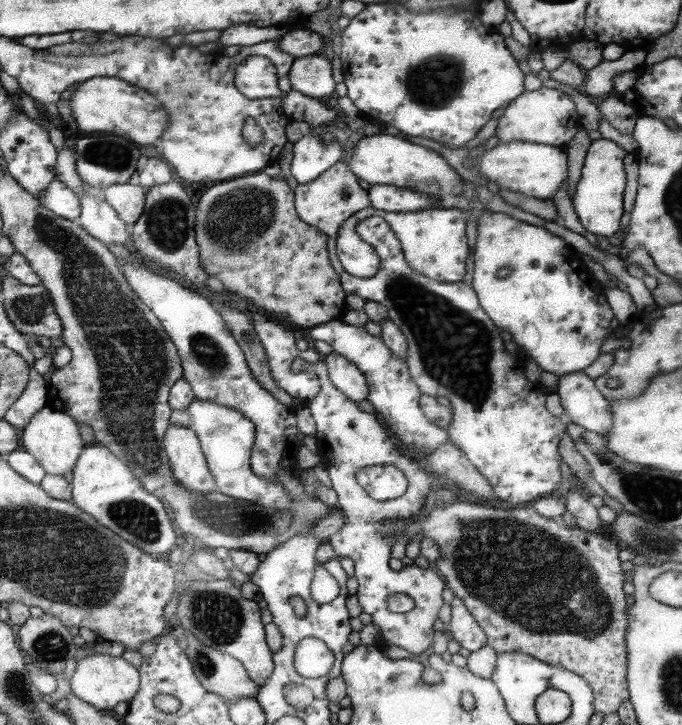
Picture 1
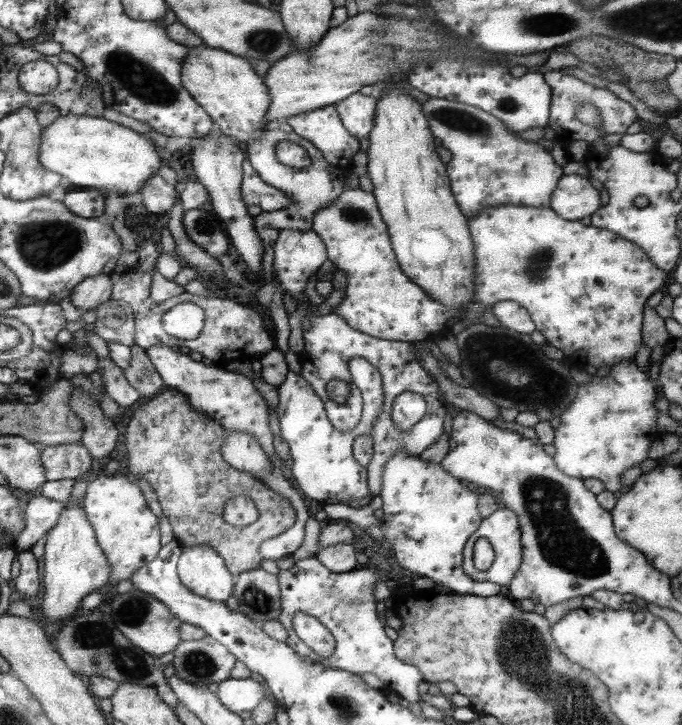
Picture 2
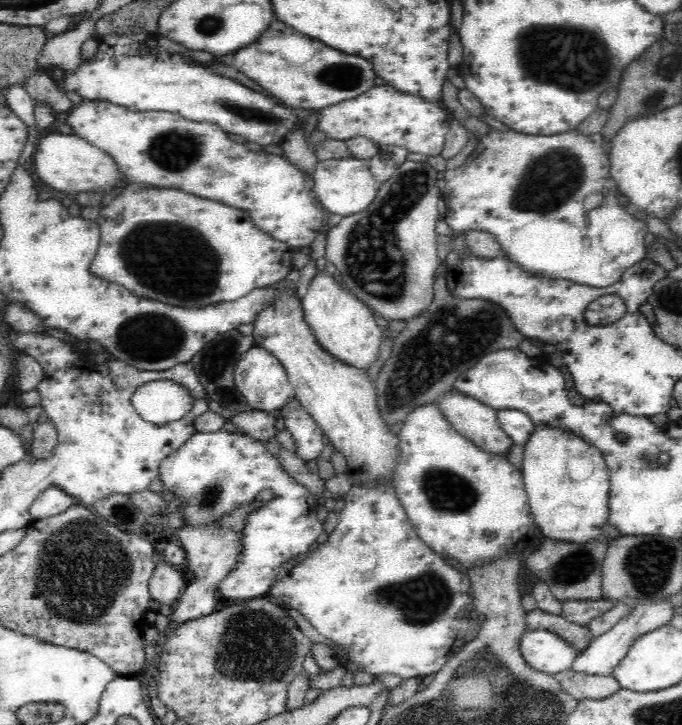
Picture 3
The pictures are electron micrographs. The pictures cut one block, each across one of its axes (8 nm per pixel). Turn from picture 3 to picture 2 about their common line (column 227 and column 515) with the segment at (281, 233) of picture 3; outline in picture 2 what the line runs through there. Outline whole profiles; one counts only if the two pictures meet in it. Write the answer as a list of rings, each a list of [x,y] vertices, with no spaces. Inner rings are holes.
[[[429,98],[421,108],[433,136],[451,152],[447,164],[451,192],[465,218],[473,218],[481,210],[497,206],[549,208],[549,198],[563,174],[543,146],[517,138],[517,132],[509,130],[499,118],[469,104]]]

